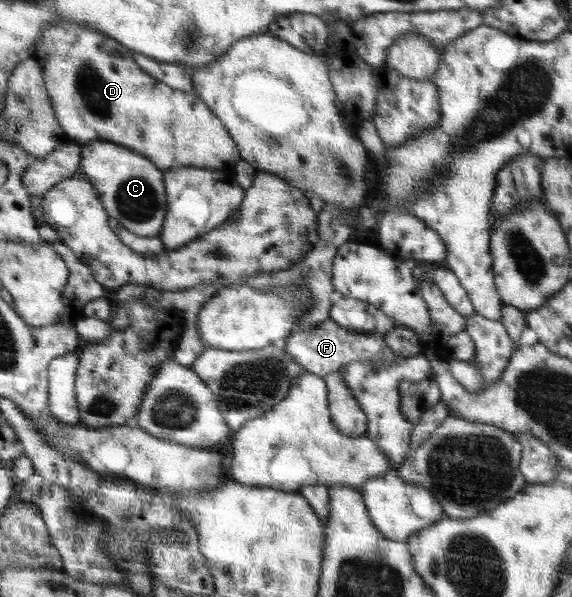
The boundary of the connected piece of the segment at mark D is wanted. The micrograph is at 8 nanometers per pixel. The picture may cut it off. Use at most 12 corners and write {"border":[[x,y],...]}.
{"border":[[51,22],[30,58],[61,127],[159,169],[234,166],[194,91],[132,50]]}

